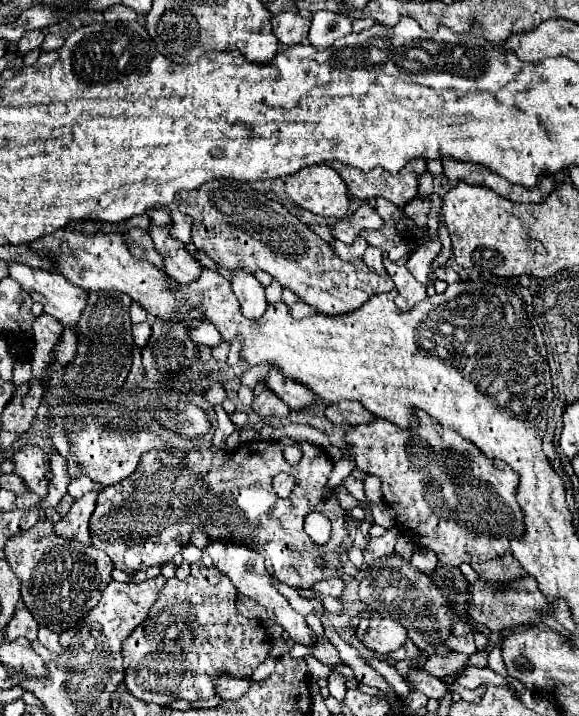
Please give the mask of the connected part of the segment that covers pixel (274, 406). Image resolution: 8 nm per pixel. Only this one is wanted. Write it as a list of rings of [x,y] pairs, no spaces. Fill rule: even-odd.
[[[257,384],[255,390],[255,400],[251,404],[251,410],[263,418],[267,416],[279,416],[279,418],[287,418],[289,416],[289,408],[287,404],[283,404],[283,400],[279,400],[271,390],[265,388],[265,384]]]

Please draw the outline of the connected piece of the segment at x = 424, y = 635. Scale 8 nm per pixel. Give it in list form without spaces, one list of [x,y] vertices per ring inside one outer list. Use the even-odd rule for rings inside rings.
[[[395,552],[369,564],[363,580],[359,582],[359,600],[367,610],[375,610],[383,618],[399,622],[407,630],[407,638],[429,656],[451,652],[447,638],[453,634],[455,612],[449,608],[449,602],[429,576],[395,556]]]

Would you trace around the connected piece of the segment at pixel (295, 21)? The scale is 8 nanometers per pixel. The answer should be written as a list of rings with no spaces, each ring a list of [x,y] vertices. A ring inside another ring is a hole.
[[[283,12],[271,16],[271,26],[273,34],[277,40],[285,46],[295,46],[307,38],[311,18],[307,14],[293,14],[293,12]]]

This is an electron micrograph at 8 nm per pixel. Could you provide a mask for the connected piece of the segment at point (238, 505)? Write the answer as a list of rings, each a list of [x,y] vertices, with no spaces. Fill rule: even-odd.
[[[249,442],[241,446],[235,452],[221,452],[215,446],[201,448],[201,450],[189,450],[183,460],[173,460],[173,456],[167,456],[167,452],[147,452],[143,460],[139,462],[137,472],[127,476],[127,480],[121,480],[119,484],[105,488],[99,498],[97,506],[91,514],[89,532],[91,532],[91,544],[97,550],[103,550],[115,568],[123,572],[137,572],[147,570],[149,566],[159,566],[167,560],[171,560],[175,554],[181,552],[181,544],[189,542],[189,536],[195,528],[203,528],[207,536],[215,538],[229,538],[239,540],[241,544],[251,546],[251,550],[263,554],[267,570],[273,570],[273,576],[279,582],[289,584],[291,588],[311,588],[315,582],[333,576],[335,574],[335,562],[339,564],[341,548],[339,544],[347,538],[347,512],[337,504],[337,498],[331,496],[327,502],[321,500],[327,478],[333,470],[333,462],[323,452],[323,448],[313,446],[309,442],[301,442],[301,462],[289,464],[283,456],[283,444],[281,442]],[[279,472],[287,472],[295,478],[295,488],[289,498],[279,498],[271,488],[271,478]],[[309,512],[321,512],[331,518],[333,532],[327,544],[315,544],[303,530],[303,520]],[[317,560],[329,560],[321,568]]]

